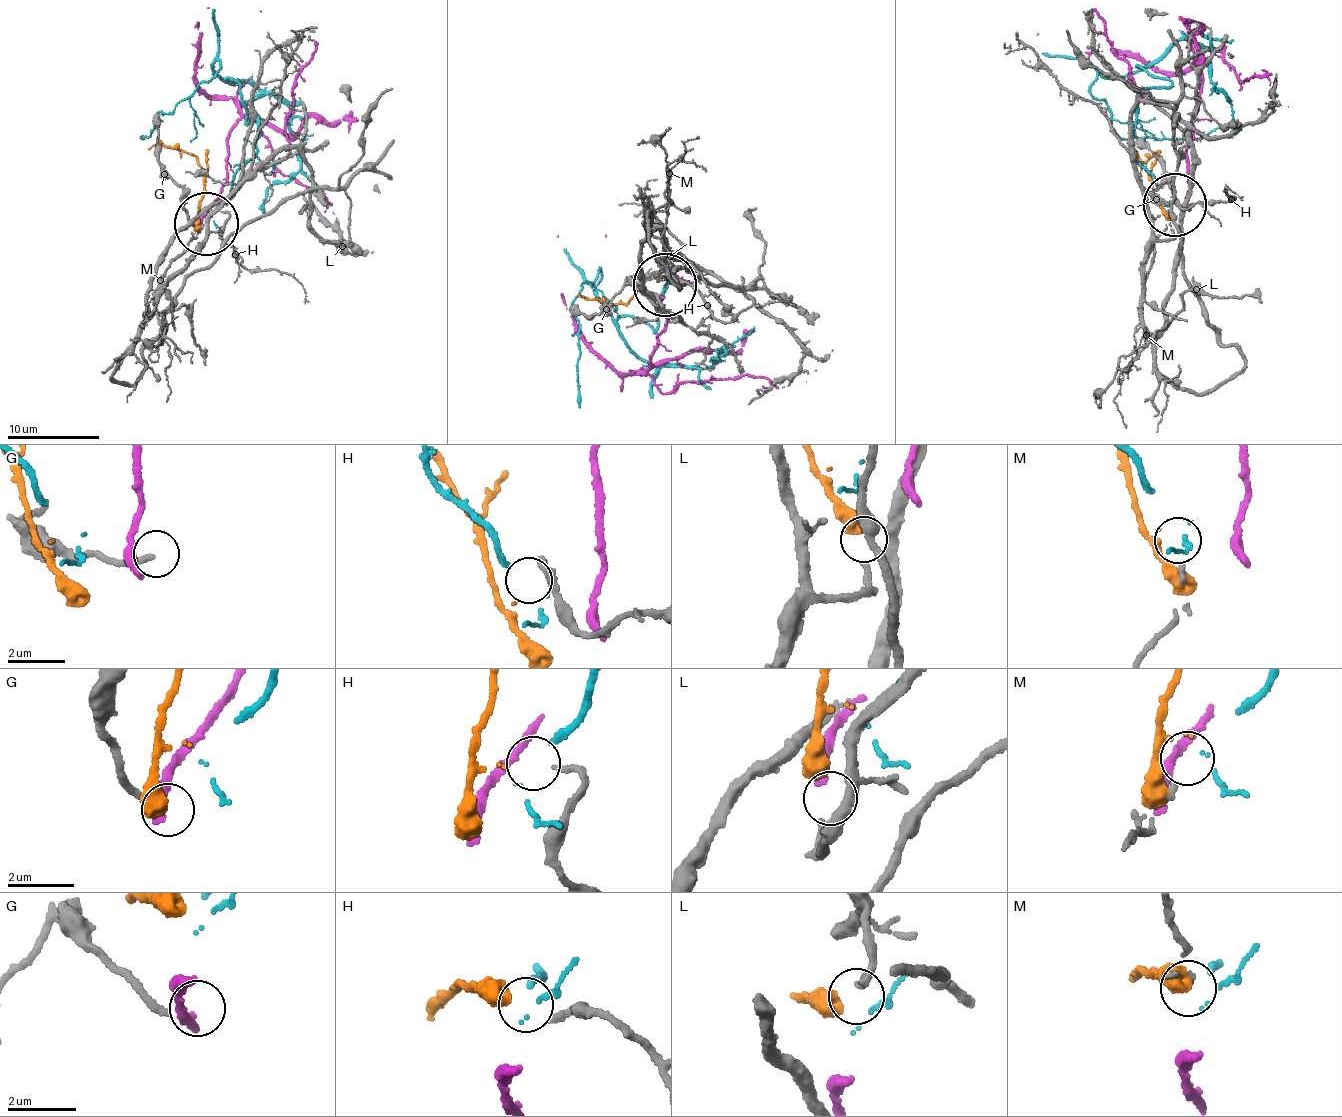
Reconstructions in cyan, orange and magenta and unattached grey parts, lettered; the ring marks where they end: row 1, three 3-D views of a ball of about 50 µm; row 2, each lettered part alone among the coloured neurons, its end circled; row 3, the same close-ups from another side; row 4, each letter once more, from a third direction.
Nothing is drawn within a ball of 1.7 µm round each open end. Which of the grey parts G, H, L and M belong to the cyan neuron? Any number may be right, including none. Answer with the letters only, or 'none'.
M

